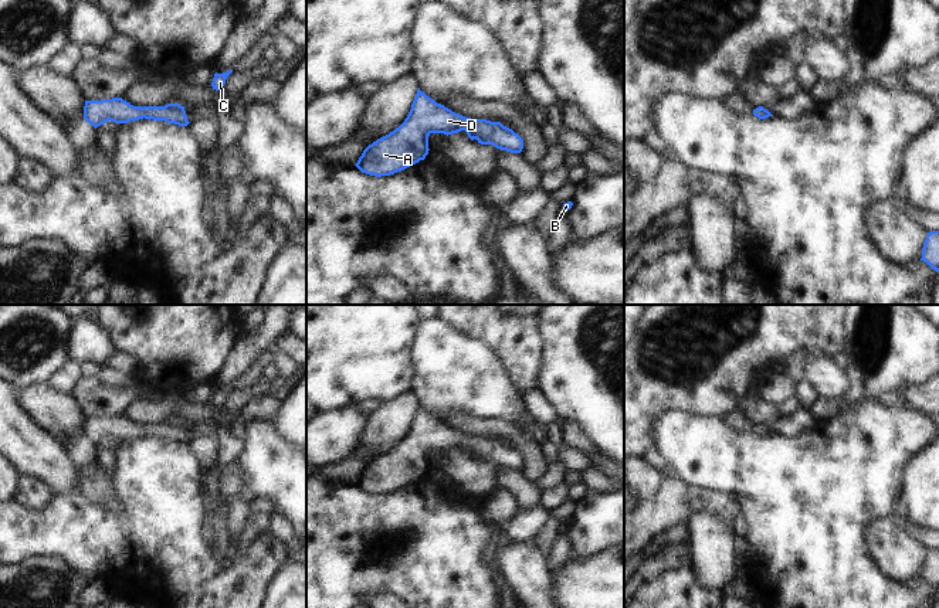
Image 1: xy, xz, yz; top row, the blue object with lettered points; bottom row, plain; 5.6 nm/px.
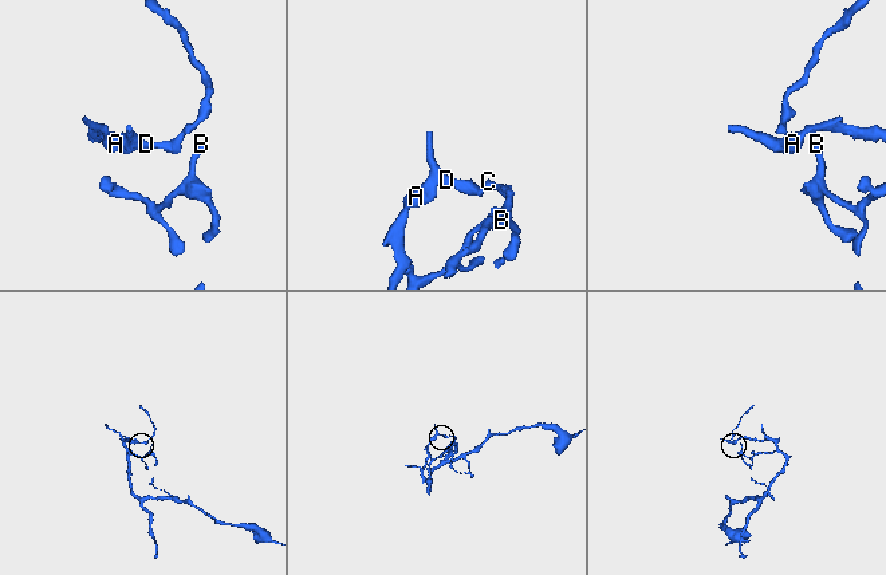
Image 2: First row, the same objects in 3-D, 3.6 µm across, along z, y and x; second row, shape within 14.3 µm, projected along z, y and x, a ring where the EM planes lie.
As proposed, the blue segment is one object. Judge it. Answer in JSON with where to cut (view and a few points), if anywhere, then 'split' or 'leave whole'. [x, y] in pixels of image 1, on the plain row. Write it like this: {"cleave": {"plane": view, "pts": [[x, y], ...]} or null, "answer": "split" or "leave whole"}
{"cleave": null, "answer": "leave whole"}

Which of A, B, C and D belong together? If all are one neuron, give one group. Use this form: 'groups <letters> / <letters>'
groups A B C D

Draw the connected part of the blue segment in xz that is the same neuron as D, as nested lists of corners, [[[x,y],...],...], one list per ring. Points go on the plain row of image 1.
[[[418,405],[404,439],[369,462],[355,483],[376,495],[394,492],[426,476],[431,451],[448,454],[461,448],[481,462],[511,471],[521,471],[523,466],[522,455],[501,439],[465,435],[437,421]]]

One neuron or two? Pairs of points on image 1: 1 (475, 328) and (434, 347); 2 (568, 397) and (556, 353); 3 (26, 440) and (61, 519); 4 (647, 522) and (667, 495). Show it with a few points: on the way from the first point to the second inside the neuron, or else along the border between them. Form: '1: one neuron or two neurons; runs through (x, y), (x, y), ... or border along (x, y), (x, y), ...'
1: two neurons; border along (440, 319), (492, 349)
2: one neuron; runs through (568, 386), (568, 364)
3: two neurons; border along (78, 492), (54, 495)
4: one neuron; runs through (654, 515), (667, 502)

